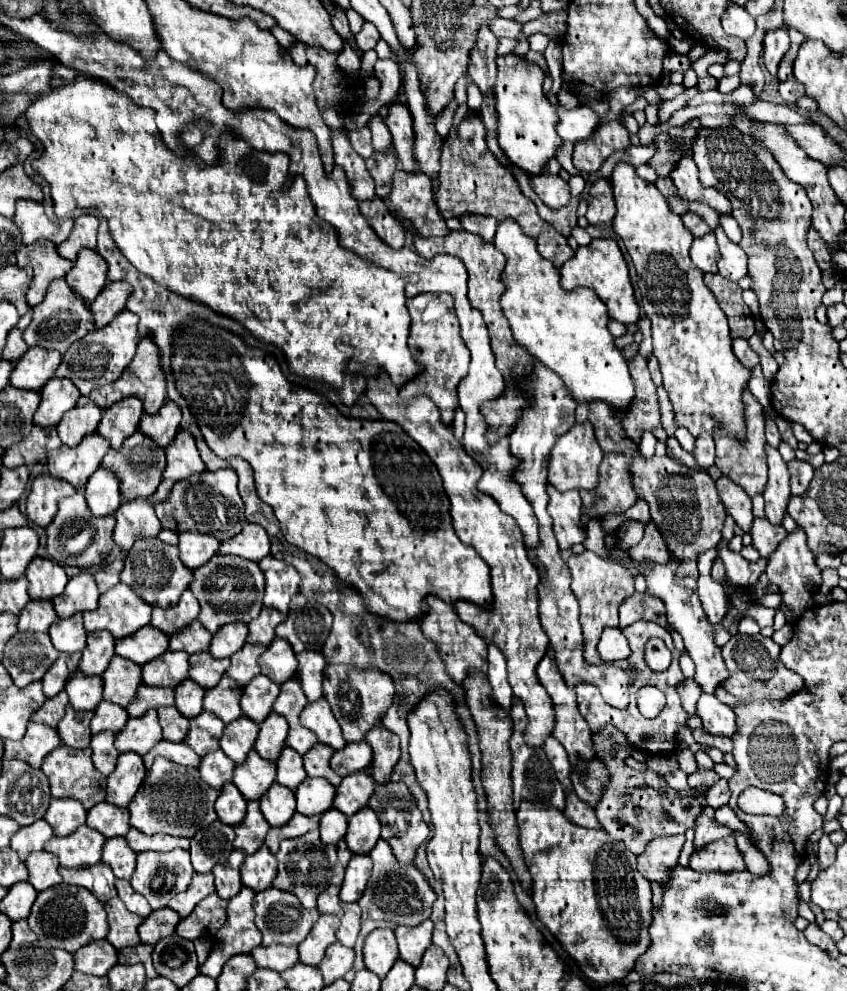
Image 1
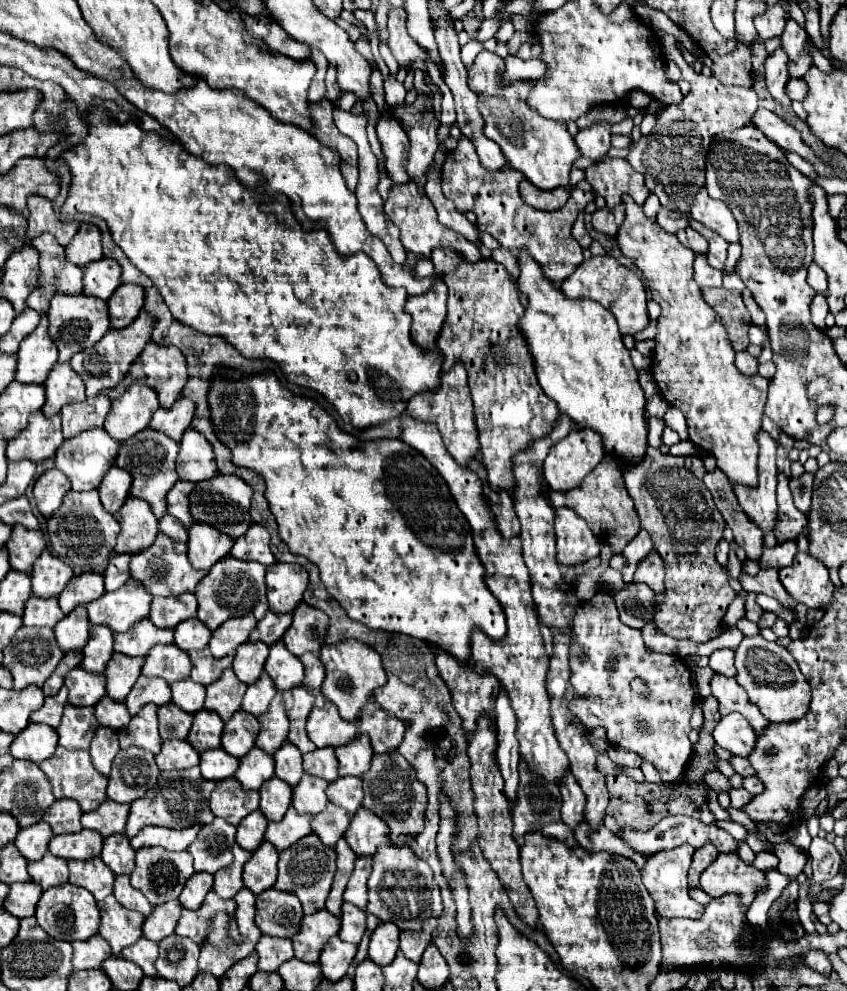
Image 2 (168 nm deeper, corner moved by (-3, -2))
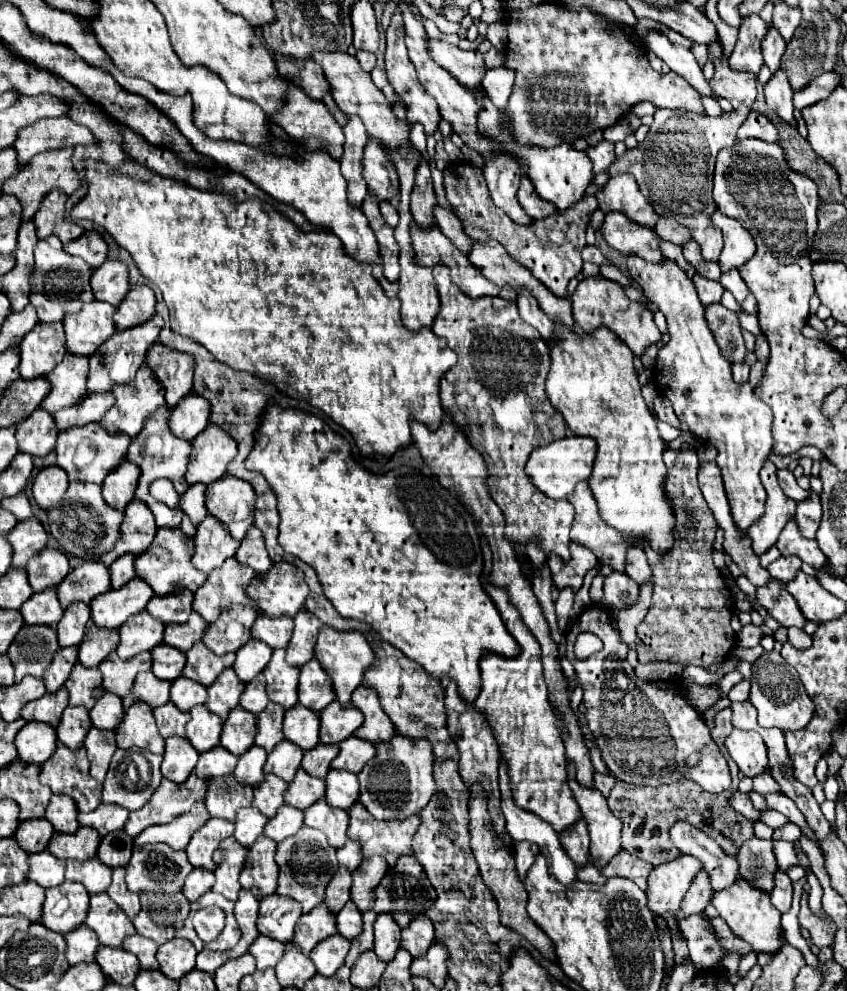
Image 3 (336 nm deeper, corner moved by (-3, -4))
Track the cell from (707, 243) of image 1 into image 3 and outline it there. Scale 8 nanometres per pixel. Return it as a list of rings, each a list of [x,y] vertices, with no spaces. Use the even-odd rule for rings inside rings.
[[[700,274],[694,276],[694,286],[696,286],[696,290],[698,290],[698,298],[700,298],[700,302],[704,302],[704,306],[720,302],[722,292],[724,292],[724,288],[722,288],[720,282],[716,282],[716,280],[708,280],[708,278],[700,276]]]

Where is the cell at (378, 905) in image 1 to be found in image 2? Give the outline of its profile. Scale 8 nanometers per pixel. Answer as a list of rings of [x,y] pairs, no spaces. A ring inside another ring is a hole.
[[[384,844],[374,856],[374,872],[368,880],[370,900],[366,912],[372,912],[384,922],[394,922],[400,930],[420,930],[426,918],[438,918],[442,914],[440,888],[434,882],[432,868],[416,858],[410,846]]]

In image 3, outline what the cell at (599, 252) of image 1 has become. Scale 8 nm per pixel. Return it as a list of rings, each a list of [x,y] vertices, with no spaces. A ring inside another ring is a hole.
[[[602,274],[596,276],[584,276],[578,286],[576,292],[570,298],[572,302],[572,314],[574,314],[574,322],[578,328],[590,332],[596,326],[608,326],[610,330],[616,332],[616,336],[634,352],[634,354],[642,354],[648,346],[658,344],[660,342],[660,330],[654,324],[654,314],[640,302],[630,300],[624,292],[624,286],[620,286],[614,280],[604,278]]]

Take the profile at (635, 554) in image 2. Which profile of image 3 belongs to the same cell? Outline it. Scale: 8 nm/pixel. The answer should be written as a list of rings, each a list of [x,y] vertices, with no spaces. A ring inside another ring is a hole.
[[[630,546],[628,548],[628,554],[626,554],[626,574],[636,580],[638,584],[644,584],[650,580],[650,566],[648,566],[648,560],[646,560],[646,554],[640,546]]]

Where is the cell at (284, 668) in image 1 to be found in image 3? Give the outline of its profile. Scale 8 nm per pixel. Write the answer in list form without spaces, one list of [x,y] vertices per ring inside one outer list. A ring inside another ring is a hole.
[[[282,648],[274,650],[268,666],[264,668],[268,698],[284,708],[292,708],[294,704],[298,704],[298,698],[296,698],[298,674],[300,674],[300,668],[290,666],[286,662],[286,652]]]

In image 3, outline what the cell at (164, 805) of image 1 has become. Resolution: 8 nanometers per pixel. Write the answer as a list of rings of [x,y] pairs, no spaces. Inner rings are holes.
[[[194,772],[186,782],[176,784],[168,778],[162,778],[156,794],[136,812],[130,812],[130,818],[124,826],[126,834],[136,838],[144,828],[154,824],[168,824],[176,816],[190,812],[190,808],[206,798],[206,782],[200,780]]]

